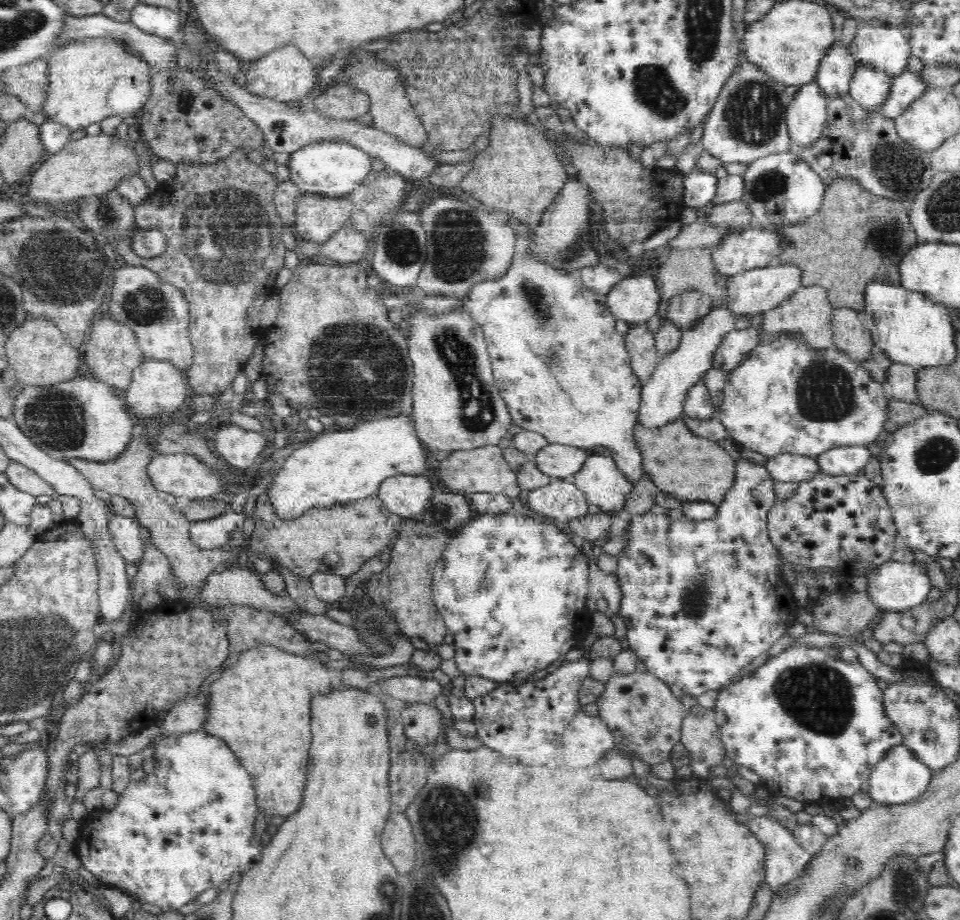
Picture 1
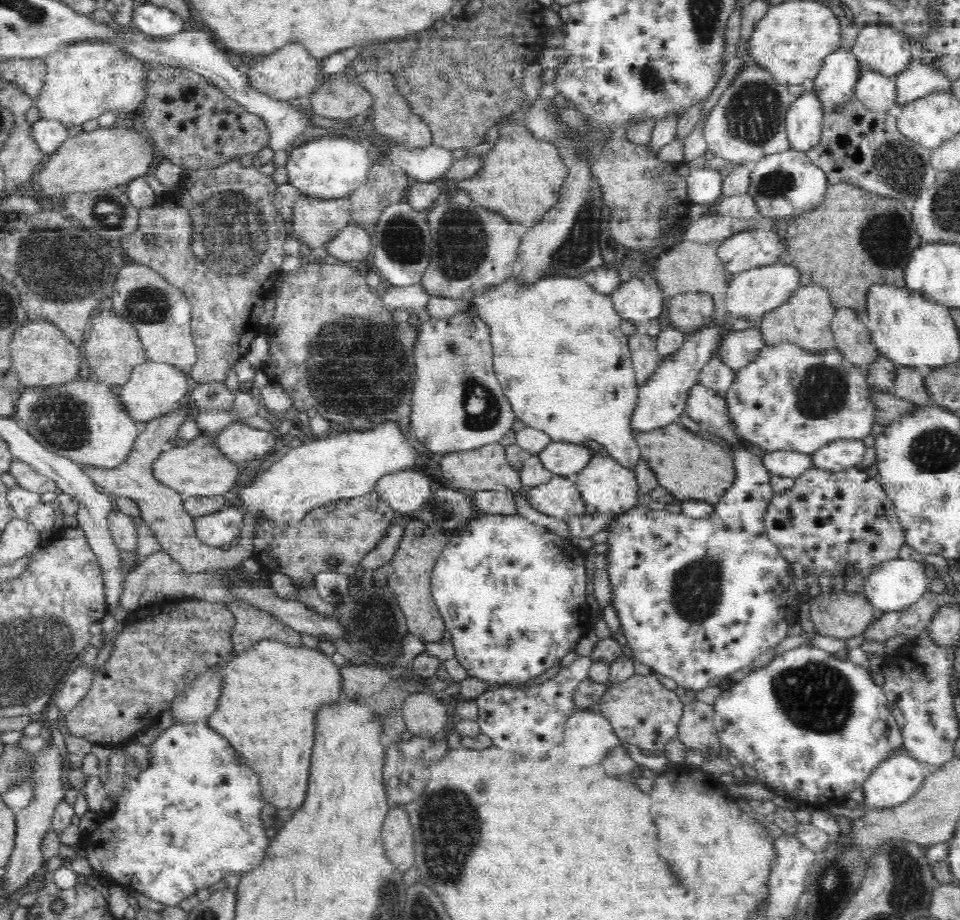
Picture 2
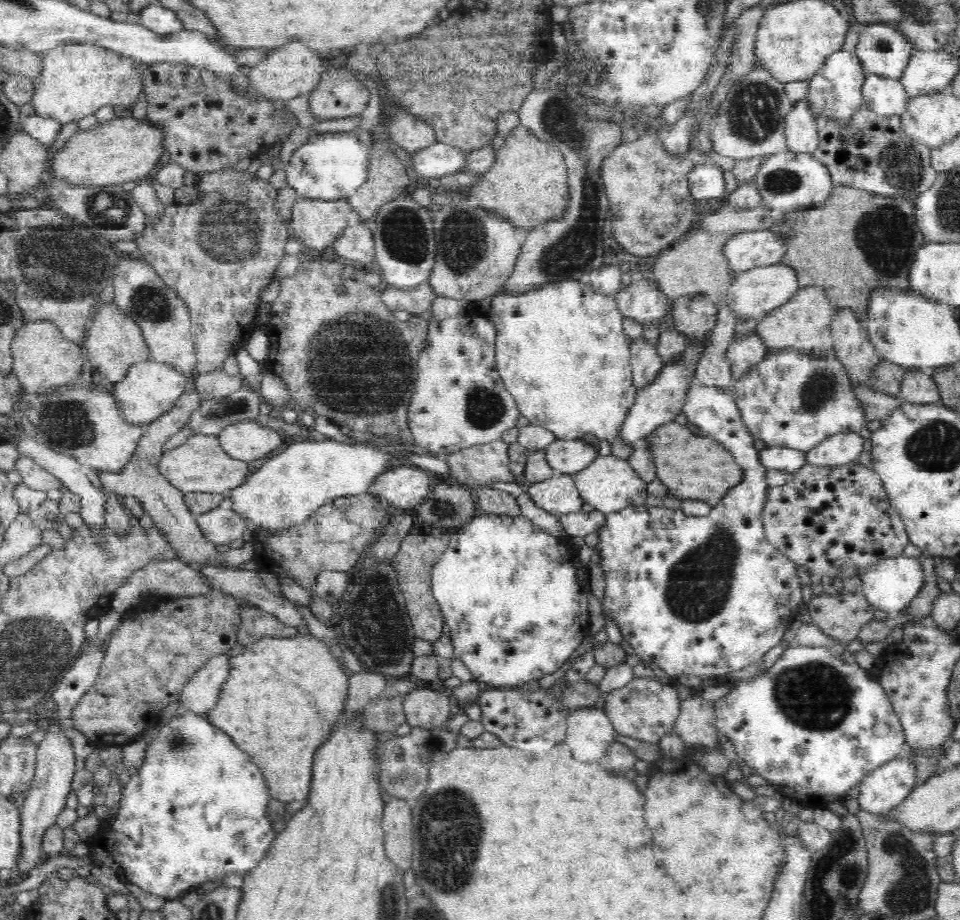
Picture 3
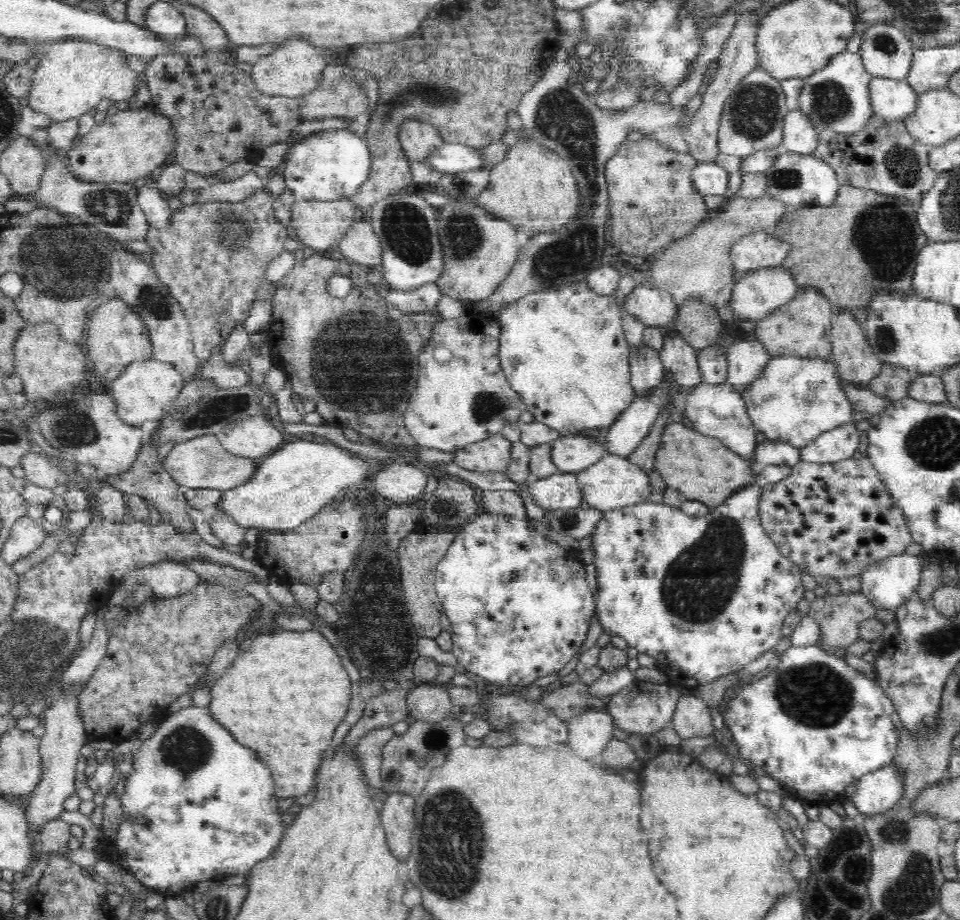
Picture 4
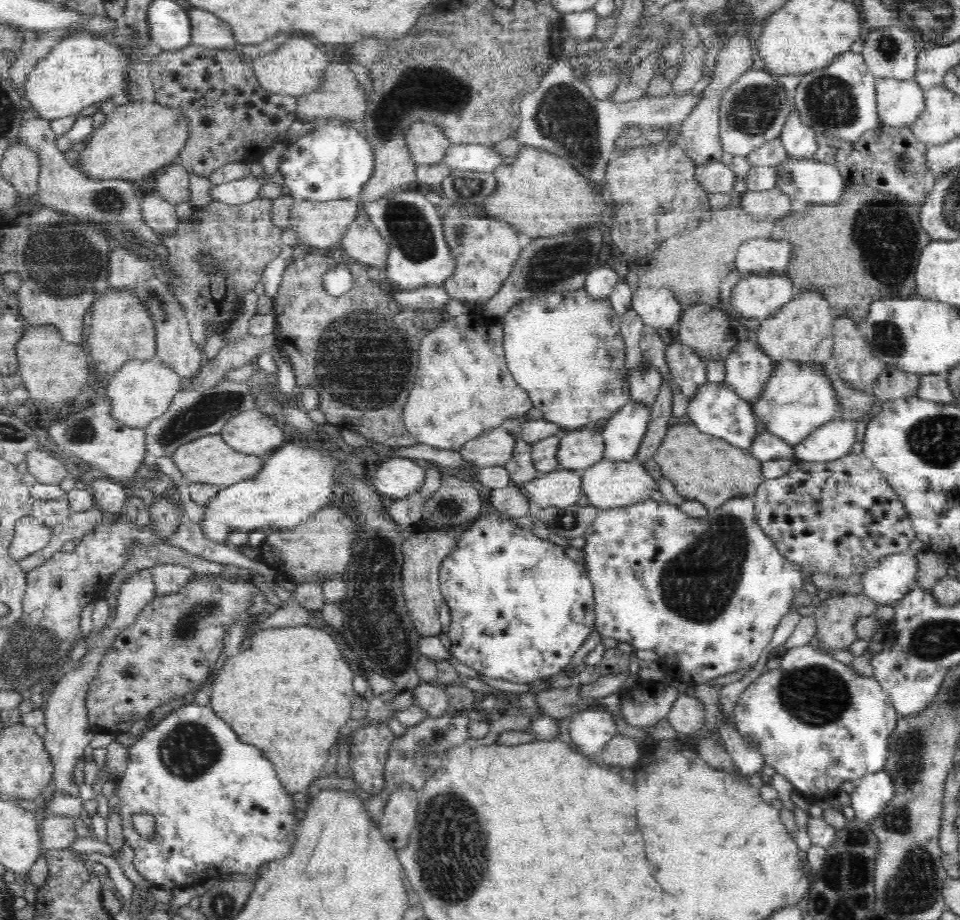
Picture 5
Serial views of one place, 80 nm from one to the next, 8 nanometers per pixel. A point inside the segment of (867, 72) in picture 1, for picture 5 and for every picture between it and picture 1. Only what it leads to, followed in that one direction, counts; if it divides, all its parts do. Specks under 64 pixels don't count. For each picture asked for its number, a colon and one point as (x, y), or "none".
2: (877, 92)
3: (886, 96)
4: (892, 99)
5: (899, 102)

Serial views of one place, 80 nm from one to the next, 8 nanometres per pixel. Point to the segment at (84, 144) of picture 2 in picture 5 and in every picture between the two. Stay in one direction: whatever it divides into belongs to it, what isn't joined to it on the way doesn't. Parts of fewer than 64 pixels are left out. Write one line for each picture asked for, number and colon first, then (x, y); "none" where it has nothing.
3: (123, 150)
4: (124, 147)
5: (137, 138)

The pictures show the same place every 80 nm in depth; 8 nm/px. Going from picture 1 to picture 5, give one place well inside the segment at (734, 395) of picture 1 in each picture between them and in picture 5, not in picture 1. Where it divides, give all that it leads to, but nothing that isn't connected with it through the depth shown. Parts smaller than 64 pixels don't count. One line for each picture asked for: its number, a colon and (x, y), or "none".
2: (787, 398)
3: (791, 399)
4: (795, 399)
5: (798, 398)

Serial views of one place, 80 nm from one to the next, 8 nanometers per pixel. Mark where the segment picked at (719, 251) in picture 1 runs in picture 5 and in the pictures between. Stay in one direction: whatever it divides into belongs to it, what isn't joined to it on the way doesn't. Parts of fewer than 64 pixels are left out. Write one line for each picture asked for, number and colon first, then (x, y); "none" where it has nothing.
2: (746, 250)
3: (750, 249)
4: (755, 251)
5: (762, 256)

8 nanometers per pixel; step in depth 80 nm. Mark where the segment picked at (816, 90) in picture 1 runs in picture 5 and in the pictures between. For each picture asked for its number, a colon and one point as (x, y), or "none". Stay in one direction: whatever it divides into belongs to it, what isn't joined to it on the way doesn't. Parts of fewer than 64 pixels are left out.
2: (803, 122)
3: (802, 136)
4: (800, 137)
5: (798, 139)

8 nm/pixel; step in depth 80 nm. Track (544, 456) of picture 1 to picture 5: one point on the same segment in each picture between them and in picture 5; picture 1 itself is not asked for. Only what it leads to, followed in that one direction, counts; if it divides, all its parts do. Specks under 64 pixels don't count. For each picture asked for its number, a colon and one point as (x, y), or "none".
2: (562, 459)
3: (568, 457)
4: (575, 452)
5: (583, 447)

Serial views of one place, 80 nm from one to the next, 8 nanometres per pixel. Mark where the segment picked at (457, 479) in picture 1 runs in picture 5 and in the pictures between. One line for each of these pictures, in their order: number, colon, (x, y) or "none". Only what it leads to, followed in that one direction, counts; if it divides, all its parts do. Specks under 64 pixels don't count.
2: (486, 468)
3: (475, 467)
4: (493, 454)
5: (495, 448)

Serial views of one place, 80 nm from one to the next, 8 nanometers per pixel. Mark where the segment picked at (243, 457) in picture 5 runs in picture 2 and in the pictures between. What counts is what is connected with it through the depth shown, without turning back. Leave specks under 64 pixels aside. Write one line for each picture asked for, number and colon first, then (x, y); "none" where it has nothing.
2: (200, 468)
3: (200, 464)
4: (202, 462)

